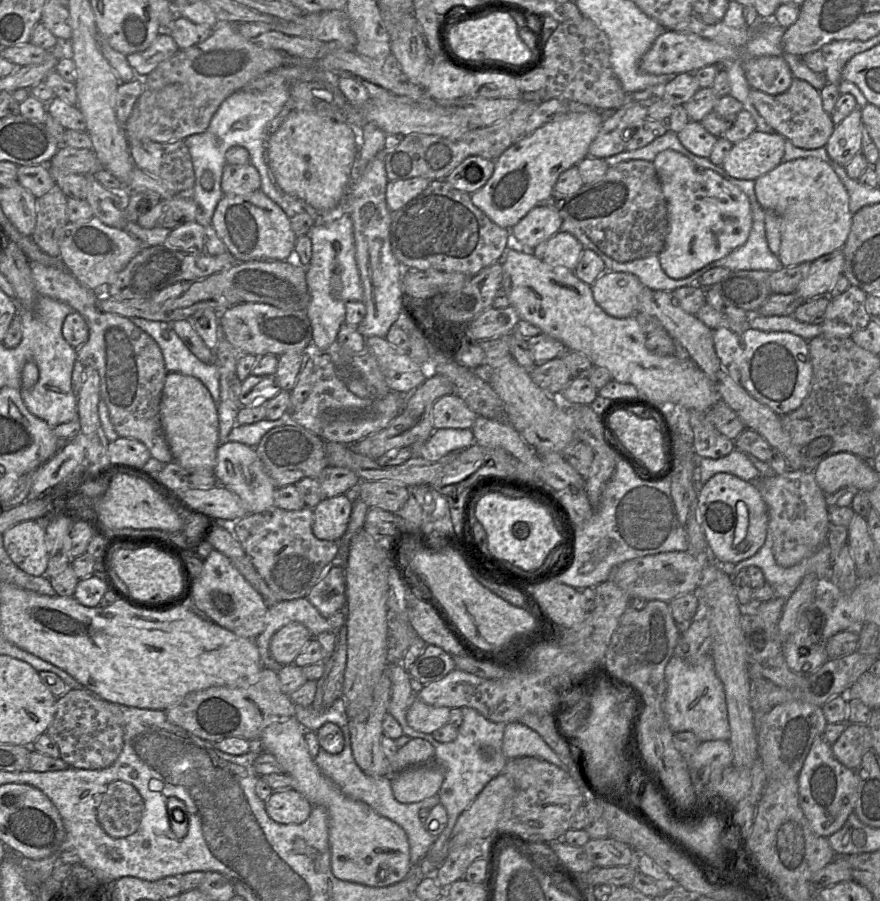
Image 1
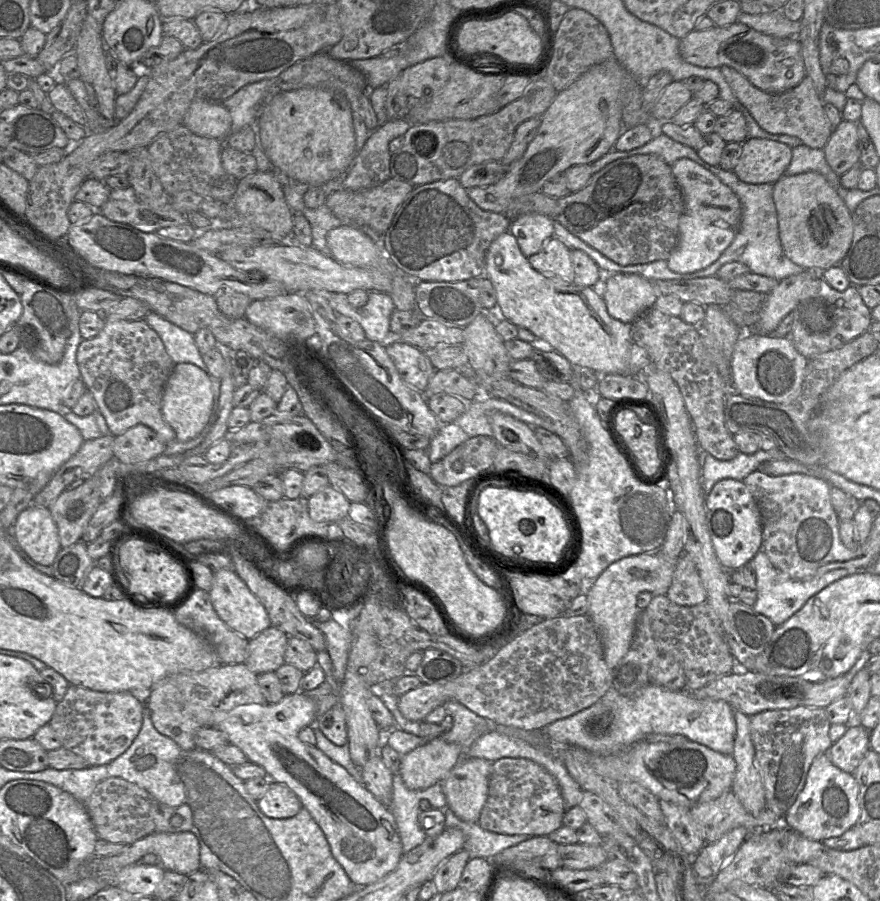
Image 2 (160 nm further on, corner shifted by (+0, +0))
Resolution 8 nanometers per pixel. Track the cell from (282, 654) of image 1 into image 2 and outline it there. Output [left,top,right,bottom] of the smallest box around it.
[244,625,289,675]

